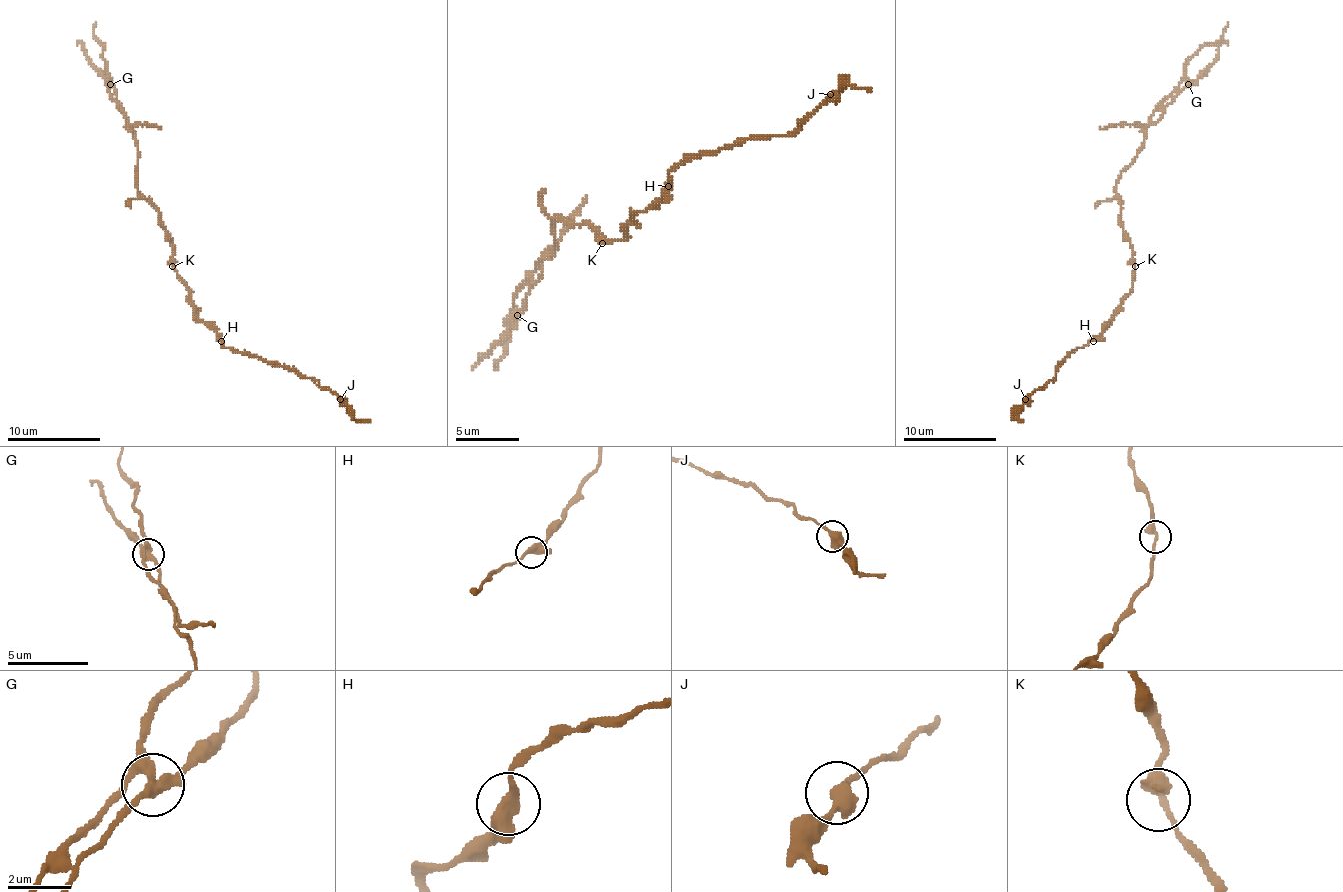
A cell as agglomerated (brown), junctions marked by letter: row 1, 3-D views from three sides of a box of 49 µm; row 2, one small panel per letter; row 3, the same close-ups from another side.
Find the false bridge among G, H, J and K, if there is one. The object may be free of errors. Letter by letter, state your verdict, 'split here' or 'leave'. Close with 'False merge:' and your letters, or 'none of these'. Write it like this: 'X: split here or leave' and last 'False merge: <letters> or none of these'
G: split here
H: leave
J: leave
K: leave
False merge: G

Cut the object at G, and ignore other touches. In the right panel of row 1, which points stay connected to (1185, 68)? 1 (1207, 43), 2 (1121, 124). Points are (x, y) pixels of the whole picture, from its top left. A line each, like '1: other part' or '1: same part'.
1: same part
2: other part

